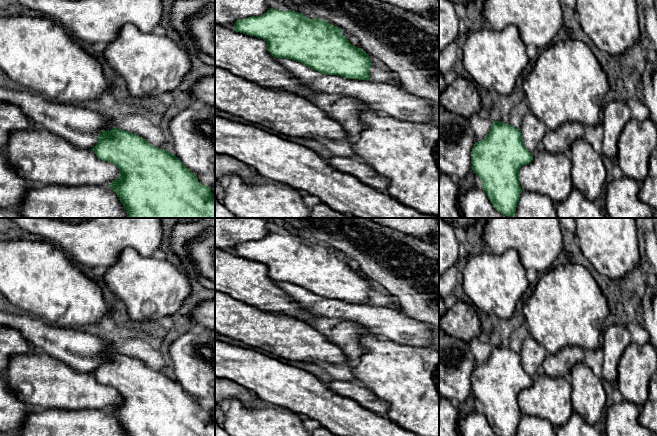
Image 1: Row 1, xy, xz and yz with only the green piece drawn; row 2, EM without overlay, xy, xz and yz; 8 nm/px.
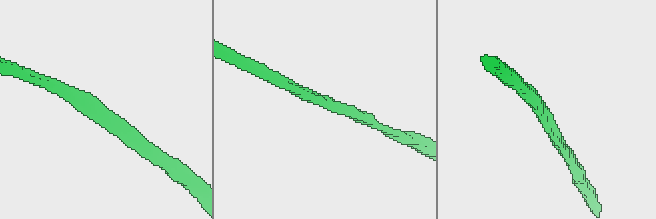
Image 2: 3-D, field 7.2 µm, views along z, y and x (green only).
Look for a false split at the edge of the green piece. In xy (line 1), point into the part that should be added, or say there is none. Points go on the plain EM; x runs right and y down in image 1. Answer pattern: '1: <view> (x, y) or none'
1: none

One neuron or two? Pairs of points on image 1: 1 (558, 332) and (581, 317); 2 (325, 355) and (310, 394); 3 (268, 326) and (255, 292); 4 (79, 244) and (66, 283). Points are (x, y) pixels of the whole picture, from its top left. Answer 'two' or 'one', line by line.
1: one
2: two
3: two
4: two

